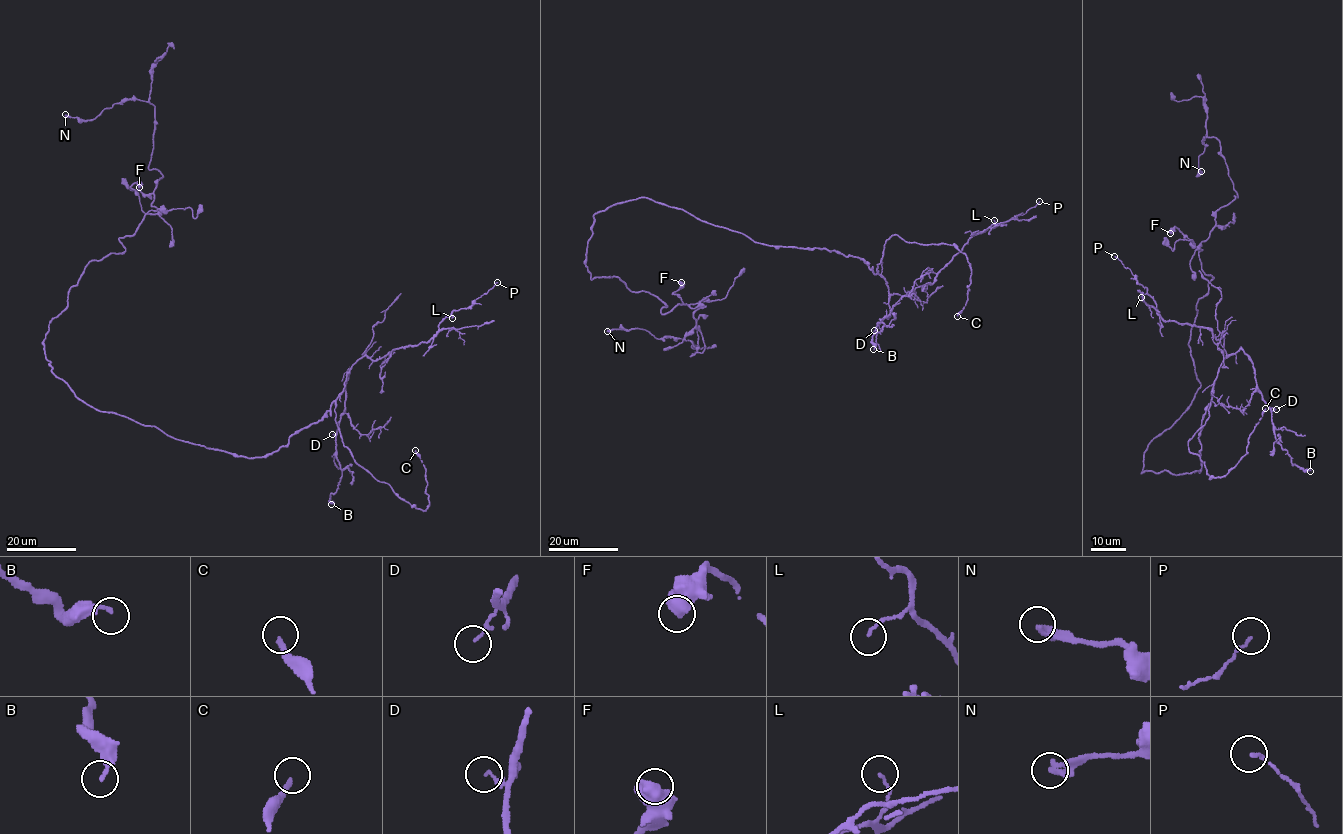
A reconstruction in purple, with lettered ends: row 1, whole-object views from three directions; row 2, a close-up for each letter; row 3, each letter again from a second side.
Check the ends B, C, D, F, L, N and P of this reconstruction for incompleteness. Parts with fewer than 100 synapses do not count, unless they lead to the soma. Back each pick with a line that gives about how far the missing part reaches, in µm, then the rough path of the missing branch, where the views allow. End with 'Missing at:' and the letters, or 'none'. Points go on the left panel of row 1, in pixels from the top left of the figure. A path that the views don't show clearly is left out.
C: missing 45 µm; course (415, 450), (401, 437), (394, 422), (395, 412), (408, 382), (407, 368), (398, 351)
Missing at: C

